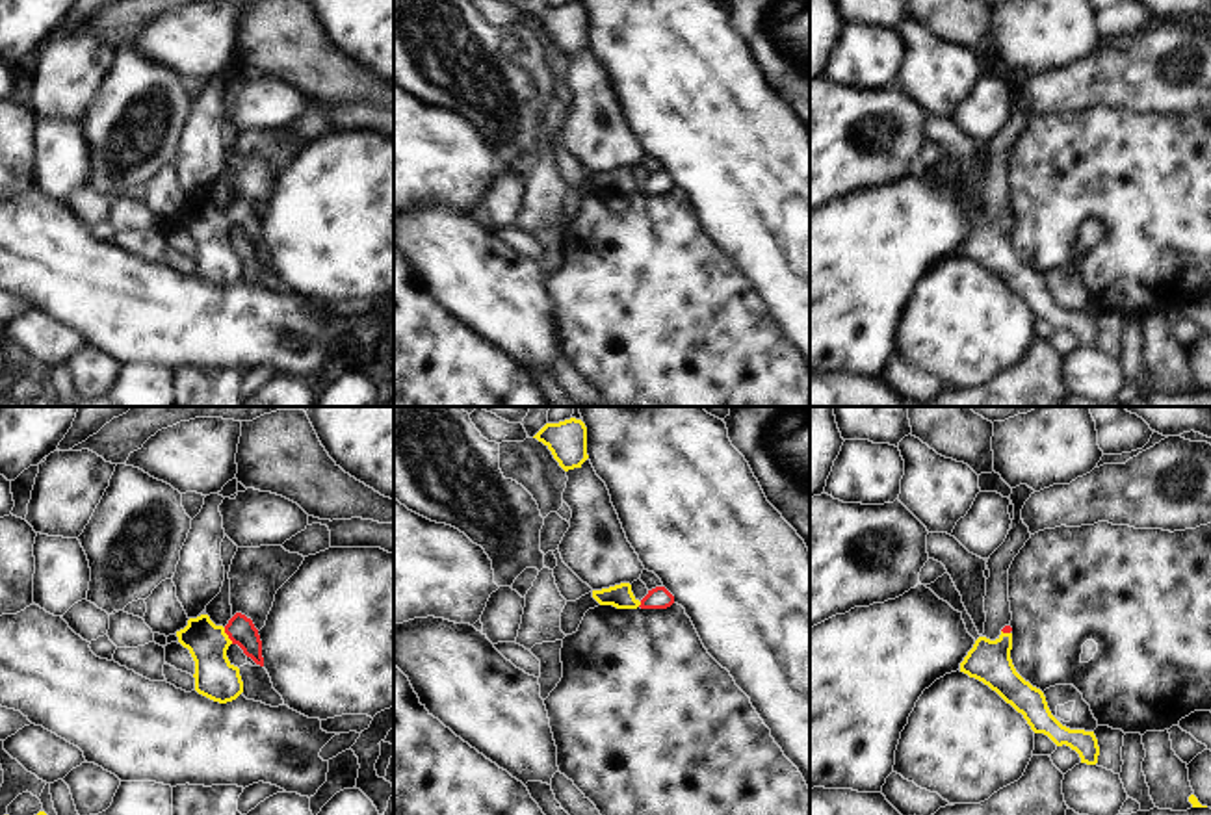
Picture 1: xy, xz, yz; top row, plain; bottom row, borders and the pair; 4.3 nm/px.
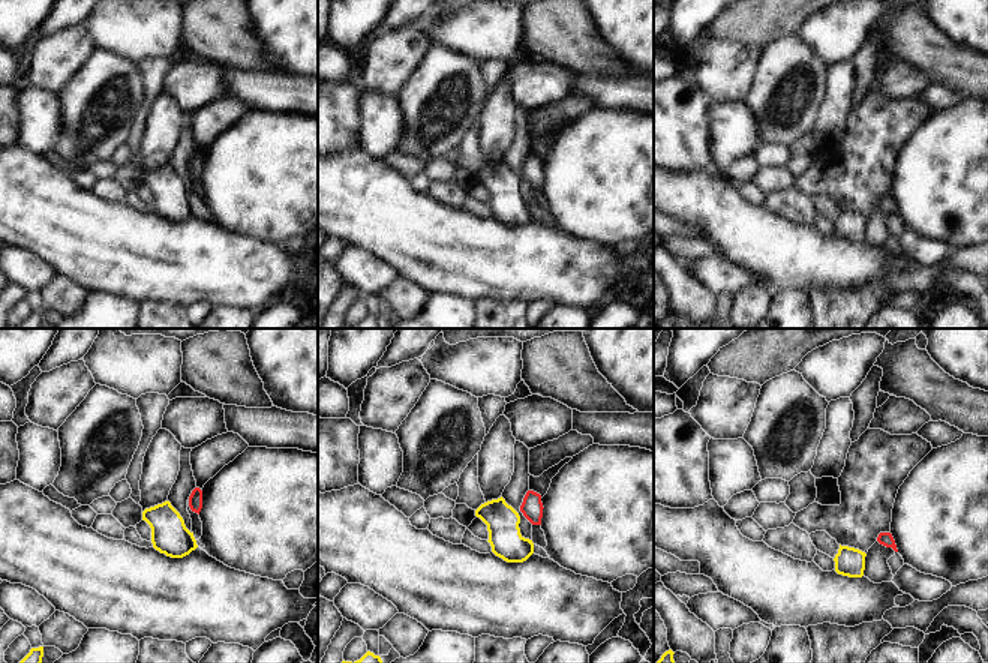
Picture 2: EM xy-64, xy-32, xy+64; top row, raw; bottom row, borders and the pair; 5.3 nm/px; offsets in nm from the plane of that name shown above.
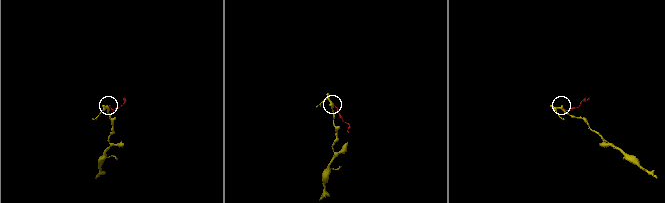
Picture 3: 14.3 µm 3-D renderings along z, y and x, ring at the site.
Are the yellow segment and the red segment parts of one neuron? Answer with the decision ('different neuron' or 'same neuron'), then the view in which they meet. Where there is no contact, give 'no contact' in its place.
same neuron | xy

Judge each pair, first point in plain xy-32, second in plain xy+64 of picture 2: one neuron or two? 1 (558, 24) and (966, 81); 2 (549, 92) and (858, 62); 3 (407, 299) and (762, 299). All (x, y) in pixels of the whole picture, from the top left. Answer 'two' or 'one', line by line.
1: one
2: two
3: one

